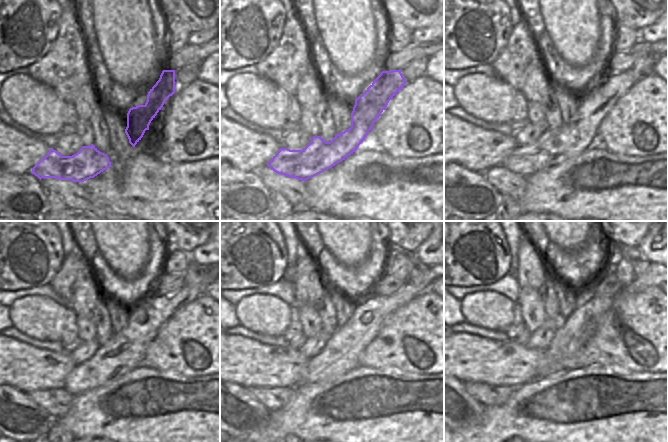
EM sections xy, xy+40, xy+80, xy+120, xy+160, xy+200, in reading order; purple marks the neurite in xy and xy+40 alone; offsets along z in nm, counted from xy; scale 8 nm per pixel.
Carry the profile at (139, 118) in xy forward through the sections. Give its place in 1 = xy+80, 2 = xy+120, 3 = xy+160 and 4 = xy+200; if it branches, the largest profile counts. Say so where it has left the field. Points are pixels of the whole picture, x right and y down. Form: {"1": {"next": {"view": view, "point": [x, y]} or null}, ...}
{"1": {"next": {"view": "xy+80", "point": [553, 147]}}, "2": {"next": {"view": "xy+120", "point": [125, 351]}}, "3": {"next": {"view": "xy+160", "point": [341, 353]}}, "4": {"next": {"view": "xy+200", "point": [579, 328]}}}

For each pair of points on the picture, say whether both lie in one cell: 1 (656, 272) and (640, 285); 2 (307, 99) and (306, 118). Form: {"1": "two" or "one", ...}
{"1": "one", "2": "two"}

